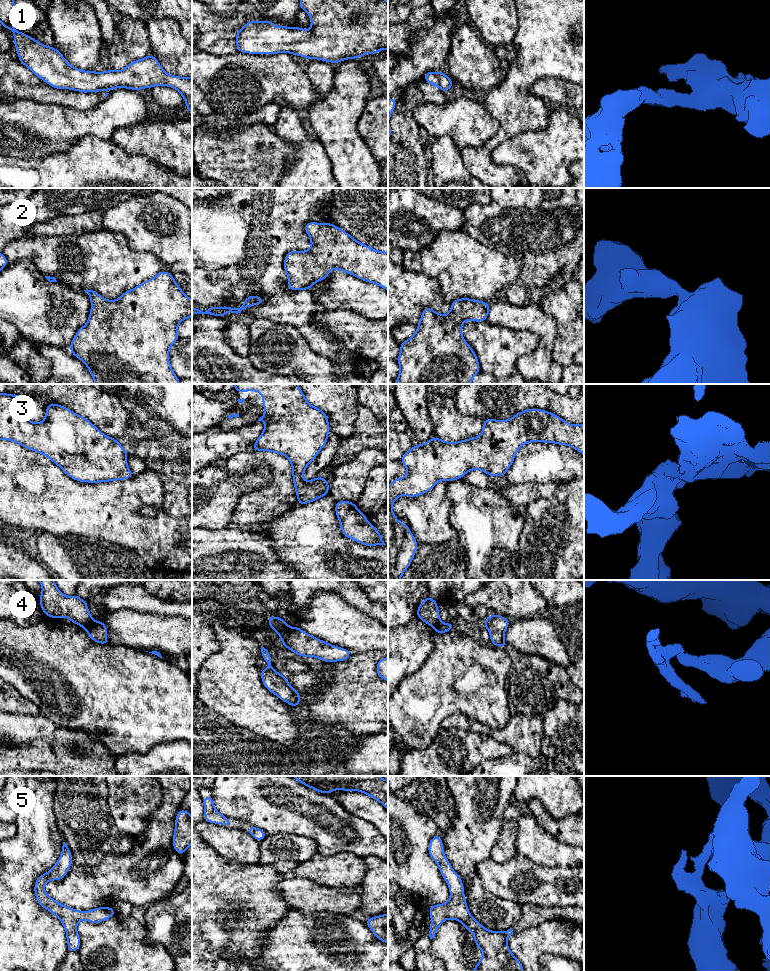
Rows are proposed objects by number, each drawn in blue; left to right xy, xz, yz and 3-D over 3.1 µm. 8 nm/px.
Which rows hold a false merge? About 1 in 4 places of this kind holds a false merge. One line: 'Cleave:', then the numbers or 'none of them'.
Cleave: 4

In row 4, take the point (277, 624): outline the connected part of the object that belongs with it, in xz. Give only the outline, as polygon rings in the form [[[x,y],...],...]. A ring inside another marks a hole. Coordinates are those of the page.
[[[269,615],[267,618],[270,628],[273,629],[276,633],[281,632],[288,627],[286,621],[281,617]]]

